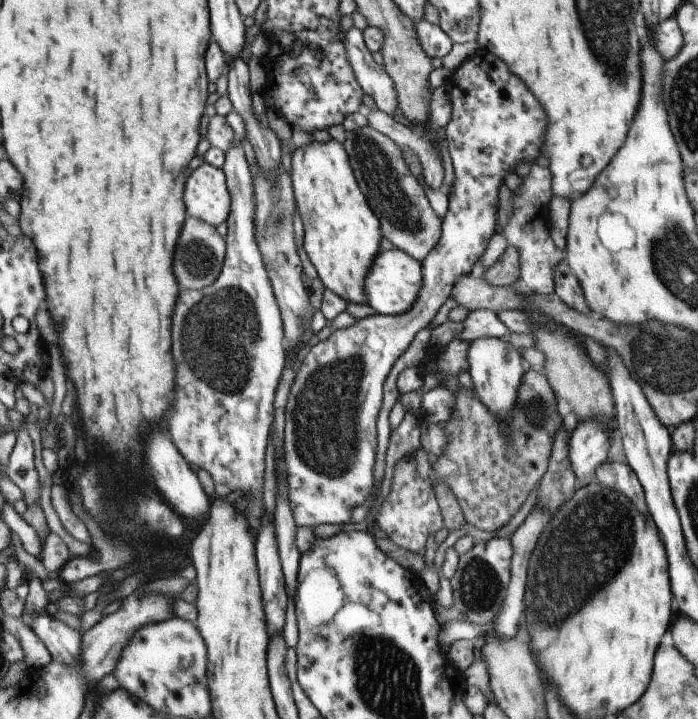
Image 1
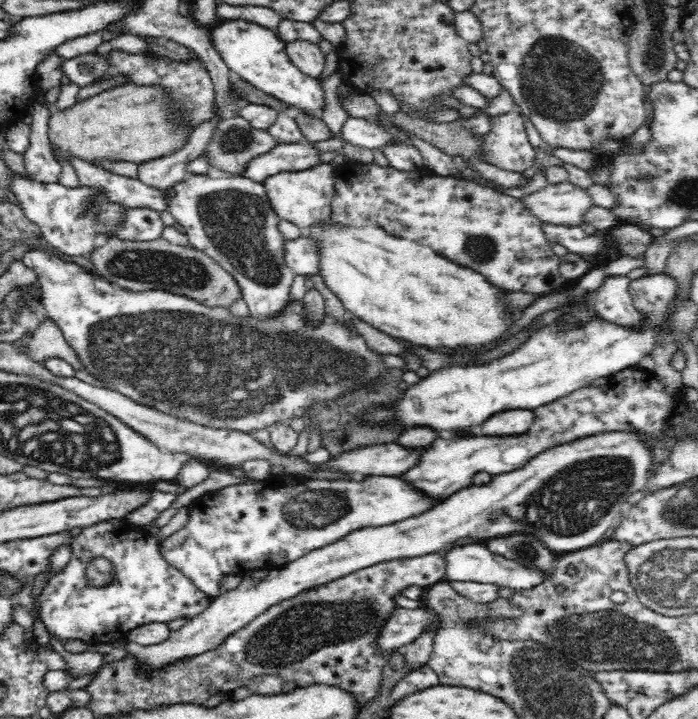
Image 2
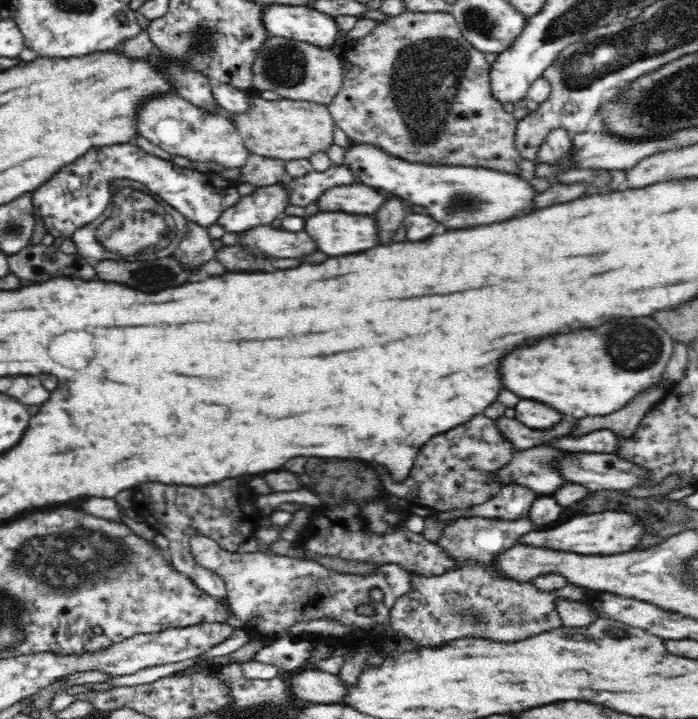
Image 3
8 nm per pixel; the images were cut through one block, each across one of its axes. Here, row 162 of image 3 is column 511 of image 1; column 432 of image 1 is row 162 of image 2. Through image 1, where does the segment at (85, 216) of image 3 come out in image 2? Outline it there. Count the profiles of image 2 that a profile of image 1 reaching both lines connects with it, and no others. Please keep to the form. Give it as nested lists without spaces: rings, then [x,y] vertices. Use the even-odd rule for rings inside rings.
[[[308,141],[278,144],[270,152],[253,158],[241,172],[241,176],[262,183],[278,172],[316,168],[321,153],[314,147],[314,143]]]

